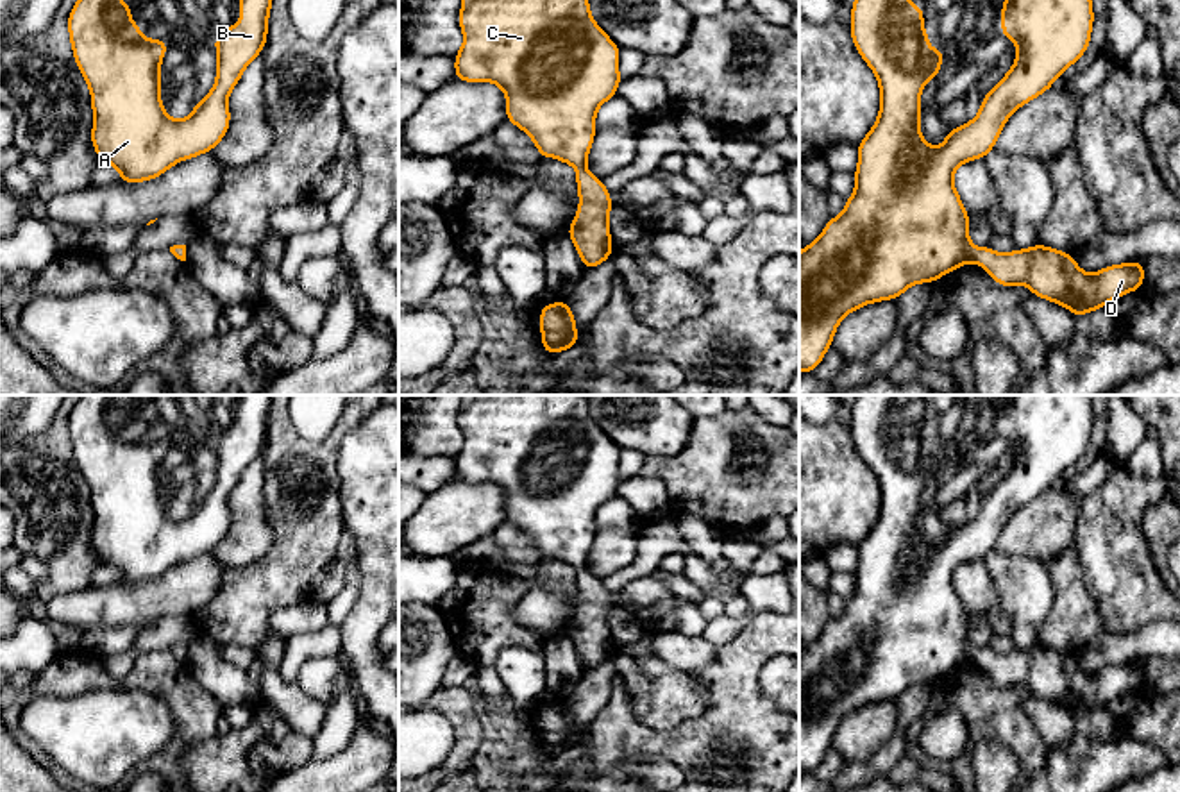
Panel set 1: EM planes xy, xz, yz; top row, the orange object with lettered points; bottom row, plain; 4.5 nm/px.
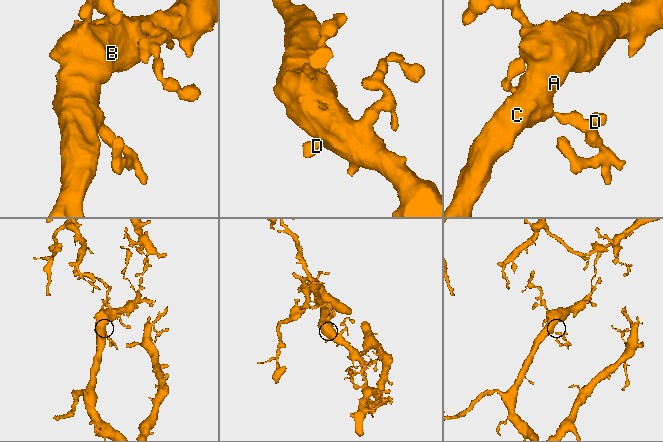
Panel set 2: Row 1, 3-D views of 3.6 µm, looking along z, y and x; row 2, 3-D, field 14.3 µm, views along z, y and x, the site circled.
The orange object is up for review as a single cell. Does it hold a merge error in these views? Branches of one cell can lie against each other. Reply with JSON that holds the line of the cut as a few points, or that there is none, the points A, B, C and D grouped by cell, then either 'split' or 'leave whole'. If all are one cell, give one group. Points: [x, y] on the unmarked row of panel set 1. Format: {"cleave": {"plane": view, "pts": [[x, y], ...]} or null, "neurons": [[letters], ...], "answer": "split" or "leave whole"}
{"cleave": null, "neurons": [["A", "B", "C", "D"]], "answer": "leave whole"}

